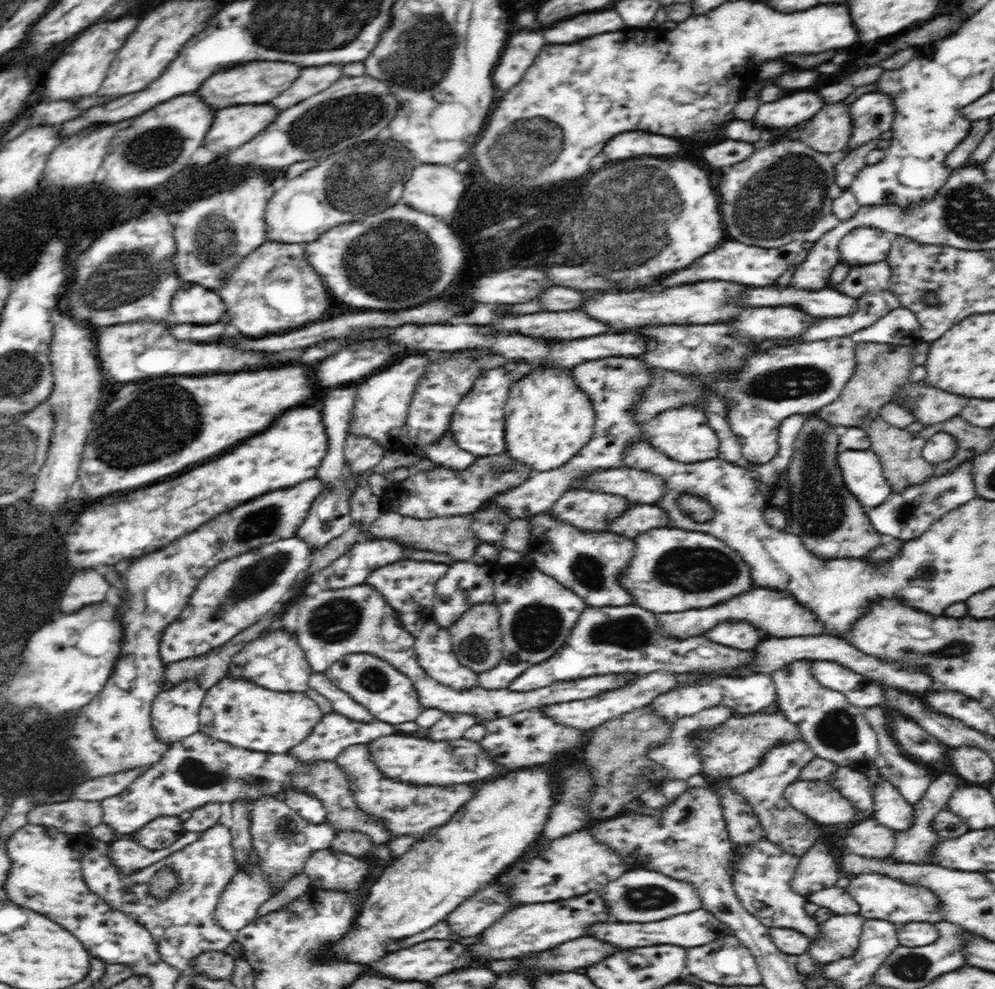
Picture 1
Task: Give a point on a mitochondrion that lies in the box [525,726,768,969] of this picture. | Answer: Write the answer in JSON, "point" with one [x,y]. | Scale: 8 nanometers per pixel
{"point":[652,897]}

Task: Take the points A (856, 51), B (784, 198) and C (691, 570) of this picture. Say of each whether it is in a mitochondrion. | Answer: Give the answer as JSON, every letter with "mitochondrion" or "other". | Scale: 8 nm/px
{"A":"other","B":"mitochondrion","C":"mitochondrion"}

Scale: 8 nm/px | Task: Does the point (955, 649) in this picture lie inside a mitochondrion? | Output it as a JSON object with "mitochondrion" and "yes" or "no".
{"mitochondrion":"yes"}

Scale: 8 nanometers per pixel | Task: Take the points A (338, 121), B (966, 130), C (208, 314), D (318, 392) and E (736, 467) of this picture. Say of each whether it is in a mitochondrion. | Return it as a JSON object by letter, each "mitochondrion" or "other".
{"A":"mitochondrion","B":"other","C":"other","D":"other","E":"other"}

